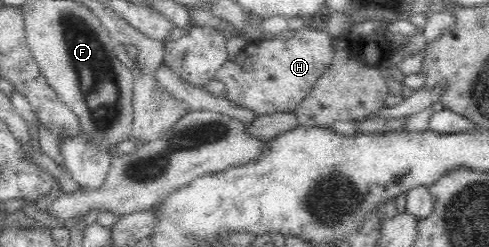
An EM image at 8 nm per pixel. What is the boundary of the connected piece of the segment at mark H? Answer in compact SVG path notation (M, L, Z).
M302 27L289 39L261 39L247 44L234 58L217 70L216 80L223 83L229 100L249 109L254 116L294 112L326 70L334 56L332 37L323 28Z

